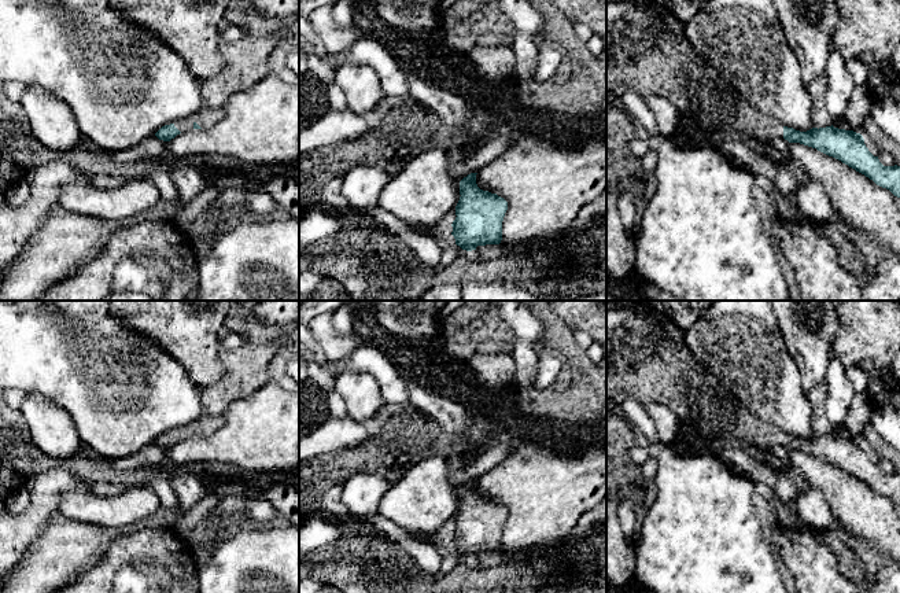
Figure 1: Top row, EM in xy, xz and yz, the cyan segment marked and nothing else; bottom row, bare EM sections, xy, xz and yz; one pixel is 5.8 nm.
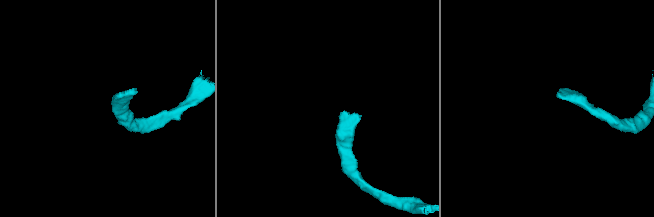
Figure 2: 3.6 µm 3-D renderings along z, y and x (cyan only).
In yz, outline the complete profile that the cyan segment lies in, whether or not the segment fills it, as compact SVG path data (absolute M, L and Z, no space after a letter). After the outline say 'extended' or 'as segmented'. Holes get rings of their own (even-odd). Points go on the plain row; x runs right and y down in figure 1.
M630 306L606 307L606 493L616 502L628 500L634 504L635 535L639 534L641 523L657 491L654 480L646 479L630 457L630 449L635 446L635 427L615 404L616 393L623 393L642 406L650 402L668 406L682 424L694 428L705 441L715 445L734 443L763 456L774 446L783 445L789 450L816 456L900 505L900 474L884 474L878 464L868 458L860 441L833 432L800 439L756 420L744 404L698 362L685 340L674 340L659 321L648 314L635 313Z; extended

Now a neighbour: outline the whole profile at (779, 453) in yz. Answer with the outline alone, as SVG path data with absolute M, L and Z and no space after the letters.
M777 445L772 449L770 449L766 456L772 461L781 463L785 467L788 467L789 454L790 454L790 450L788 447L785 447L783 445Z

